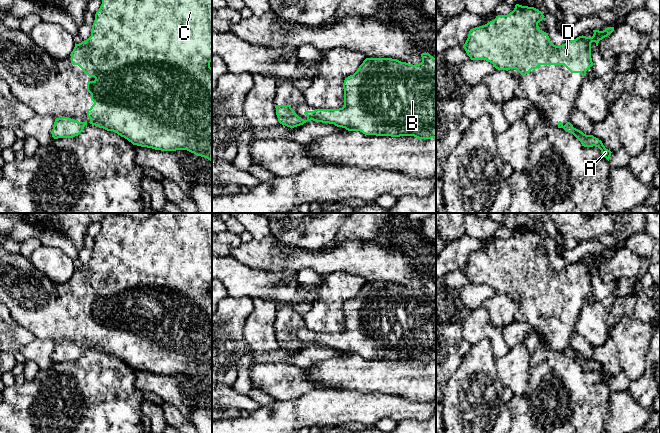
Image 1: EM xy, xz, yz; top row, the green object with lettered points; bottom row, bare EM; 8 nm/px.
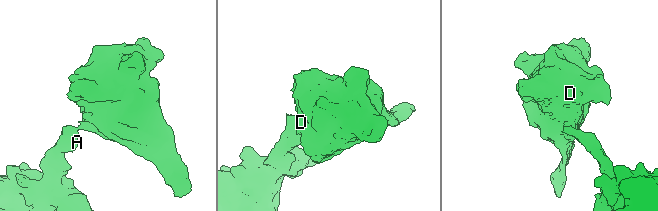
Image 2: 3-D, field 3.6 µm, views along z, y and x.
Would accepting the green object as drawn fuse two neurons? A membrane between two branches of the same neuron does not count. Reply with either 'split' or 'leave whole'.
split

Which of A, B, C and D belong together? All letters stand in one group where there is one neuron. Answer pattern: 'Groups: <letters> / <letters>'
Groups: A / B C D

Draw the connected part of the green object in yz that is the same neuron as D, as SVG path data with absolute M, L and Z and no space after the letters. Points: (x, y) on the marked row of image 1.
M516 4L509 14L498 15L487 24L471 29L463 48L471 60L486 60L498 70L516 69L523 77L540 65L564 65L571 73L586 76L586 71L593 66L591 43L595 42L598 46L600 40L614 31L614 27L593 30L592 37L582 35L556 46L550 41L548 33L539 28L538 23L542 20L545 20L544 15L538 9Z

